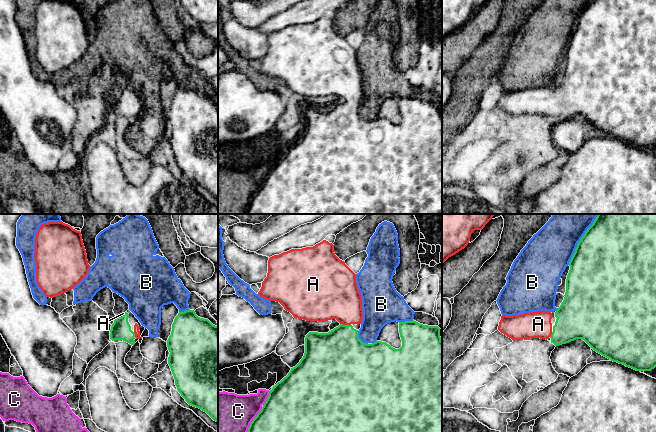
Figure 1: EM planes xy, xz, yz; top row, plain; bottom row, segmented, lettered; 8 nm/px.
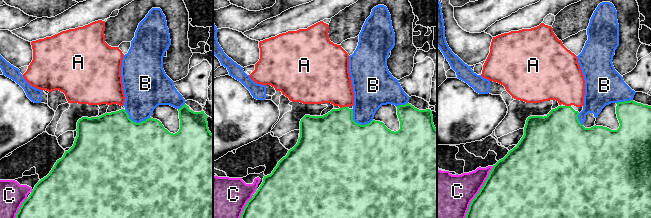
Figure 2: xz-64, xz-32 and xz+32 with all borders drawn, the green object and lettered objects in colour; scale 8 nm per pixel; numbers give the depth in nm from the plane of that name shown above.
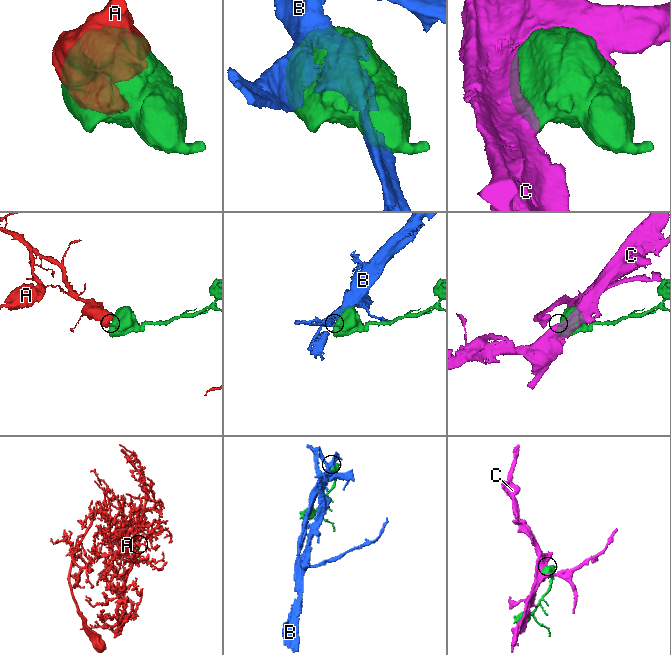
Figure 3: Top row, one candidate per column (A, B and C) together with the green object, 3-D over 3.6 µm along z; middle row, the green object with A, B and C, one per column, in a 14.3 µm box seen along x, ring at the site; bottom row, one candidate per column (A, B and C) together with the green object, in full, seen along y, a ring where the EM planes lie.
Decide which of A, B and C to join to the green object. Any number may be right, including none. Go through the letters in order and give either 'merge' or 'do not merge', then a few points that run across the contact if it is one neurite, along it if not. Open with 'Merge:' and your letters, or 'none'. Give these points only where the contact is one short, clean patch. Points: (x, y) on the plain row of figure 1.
Merge: A
A: merge | xz (339, 131), (345, 101), (345, 81), (336, 72)
B: do not merge
C: do not merge

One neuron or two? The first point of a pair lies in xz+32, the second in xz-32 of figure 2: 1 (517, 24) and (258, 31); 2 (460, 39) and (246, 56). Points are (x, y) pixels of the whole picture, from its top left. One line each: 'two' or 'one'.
1: one
2: one

